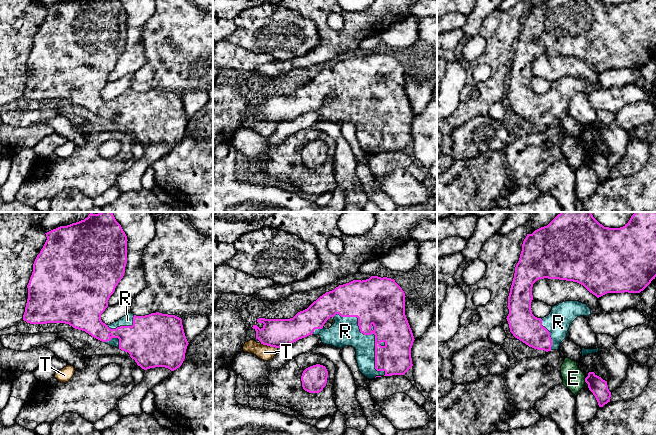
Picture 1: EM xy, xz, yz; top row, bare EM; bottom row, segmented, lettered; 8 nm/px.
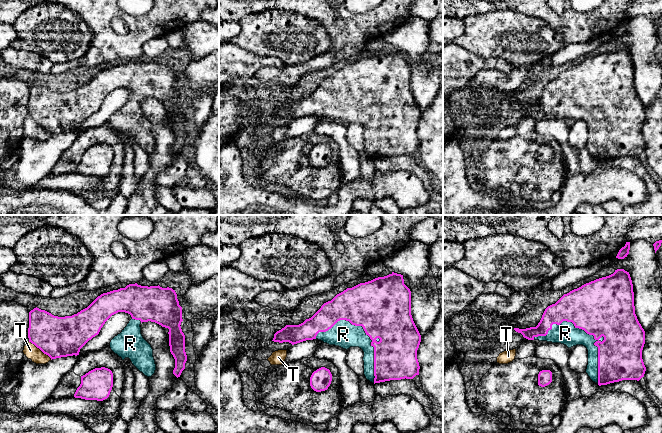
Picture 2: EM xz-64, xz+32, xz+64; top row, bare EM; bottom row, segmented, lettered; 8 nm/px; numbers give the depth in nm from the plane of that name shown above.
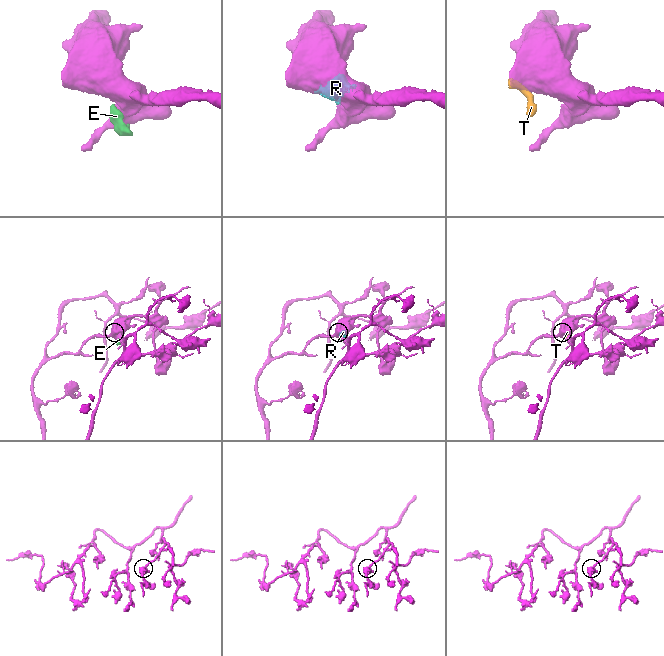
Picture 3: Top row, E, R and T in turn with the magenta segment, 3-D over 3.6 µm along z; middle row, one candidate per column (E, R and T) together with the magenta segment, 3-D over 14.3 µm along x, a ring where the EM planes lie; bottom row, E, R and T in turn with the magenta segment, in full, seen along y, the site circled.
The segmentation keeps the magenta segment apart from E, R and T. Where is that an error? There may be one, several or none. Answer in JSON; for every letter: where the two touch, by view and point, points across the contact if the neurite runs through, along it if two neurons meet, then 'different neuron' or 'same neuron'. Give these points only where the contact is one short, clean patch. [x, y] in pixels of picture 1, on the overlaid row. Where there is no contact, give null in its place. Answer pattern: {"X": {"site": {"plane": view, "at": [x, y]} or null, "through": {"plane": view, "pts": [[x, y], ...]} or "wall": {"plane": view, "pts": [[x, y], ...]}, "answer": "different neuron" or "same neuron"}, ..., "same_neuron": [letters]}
{"E": {"site": {"plane": "yz", "at": [585, 380]}, "answer": "different neuron"}, "R": {"site": {"plane": "xz", "at": [373, 333]}, "answer": "same neuron"}, "T": {"site": {"plane": "xz", "at": [269, 345]}, "wall": {"plane": "xz", "pts": [[260, 343], [277, 348]]}, "answer": "different neuron"}, "same_neuron": ["R"]}

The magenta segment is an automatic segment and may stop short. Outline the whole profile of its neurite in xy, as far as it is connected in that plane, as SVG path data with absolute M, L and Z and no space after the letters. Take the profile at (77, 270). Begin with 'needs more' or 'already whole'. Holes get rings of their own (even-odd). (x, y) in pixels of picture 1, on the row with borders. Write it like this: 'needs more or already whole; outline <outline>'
needs more; outline M112 212L90 213L84 220L60 226L45 234L47 240L34 261L33 272L27 285L28 299L23 315L24 321L30 324L69 324L110 346L128 352L144 370L165 367L174 371L182 365L189 343L181 318L159 312L145 316L136 316L130 312L110 325L101 320L101 314L108 307L110 296L124 276L127 263L127 236Z

